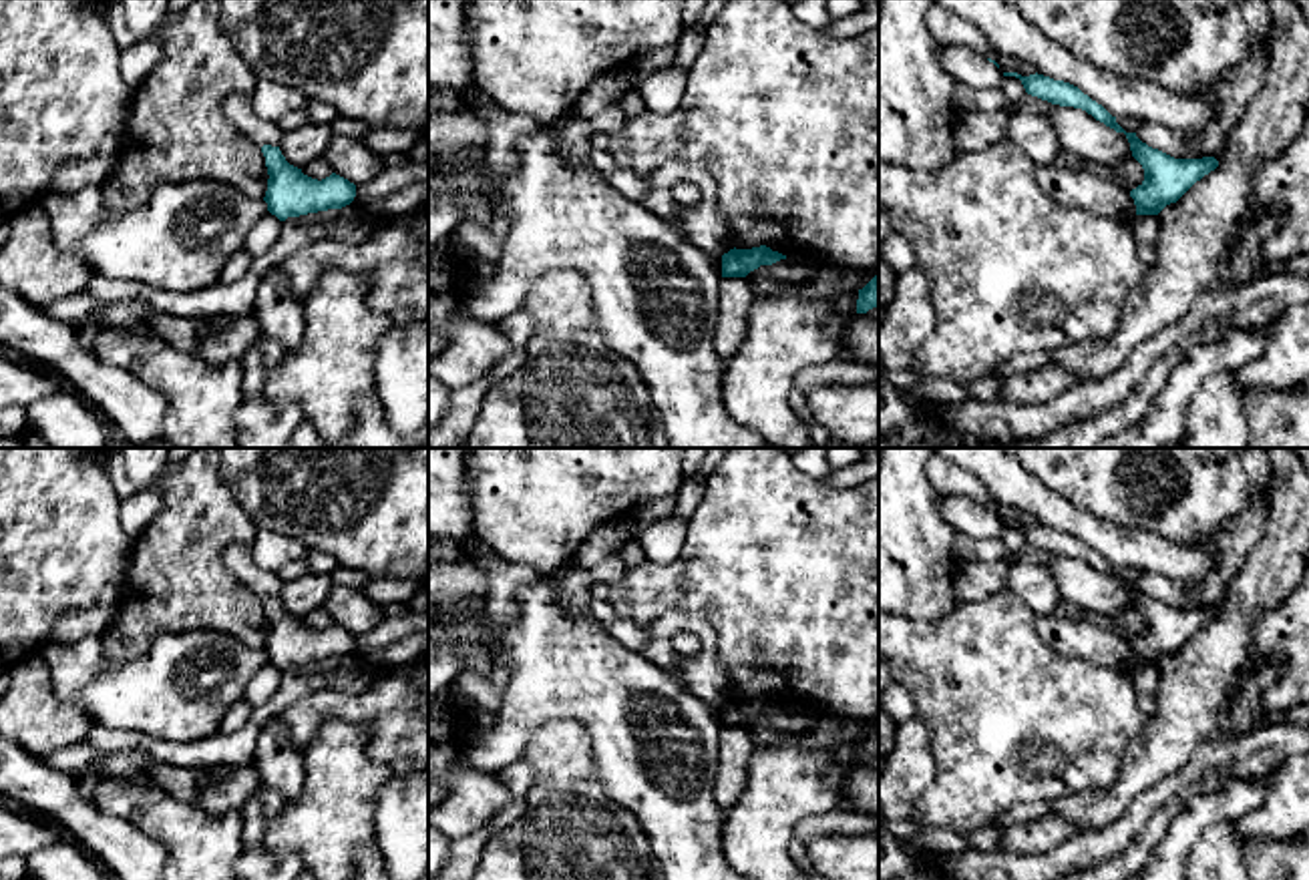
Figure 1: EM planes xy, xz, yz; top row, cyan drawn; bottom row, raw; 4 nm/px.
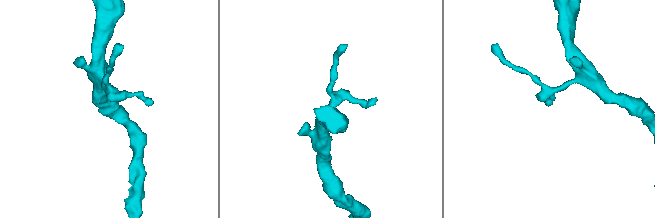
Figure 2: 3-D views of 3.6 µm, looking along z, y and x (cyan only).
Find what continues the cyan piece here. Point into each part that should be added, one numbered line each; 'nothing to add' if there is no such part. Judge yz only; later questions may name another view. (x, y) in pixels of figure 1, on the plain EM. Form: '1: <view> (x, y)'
nothing to add

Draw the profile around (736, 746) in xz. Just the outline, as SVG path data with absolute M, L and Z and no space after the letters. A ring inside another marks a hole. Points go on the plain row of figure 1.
M722 727L714 800L724 814L736 806L746 788L748 765L756 749L758 745L746 727Z

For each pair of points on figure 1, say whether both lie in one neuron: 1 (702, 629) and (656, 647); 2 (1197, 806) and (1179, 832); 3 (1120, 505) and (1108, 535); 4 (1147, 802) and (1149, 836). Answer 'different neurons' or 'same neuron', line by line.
1: same neuron
2: same neuron
3: different neurons
4: different neurons

